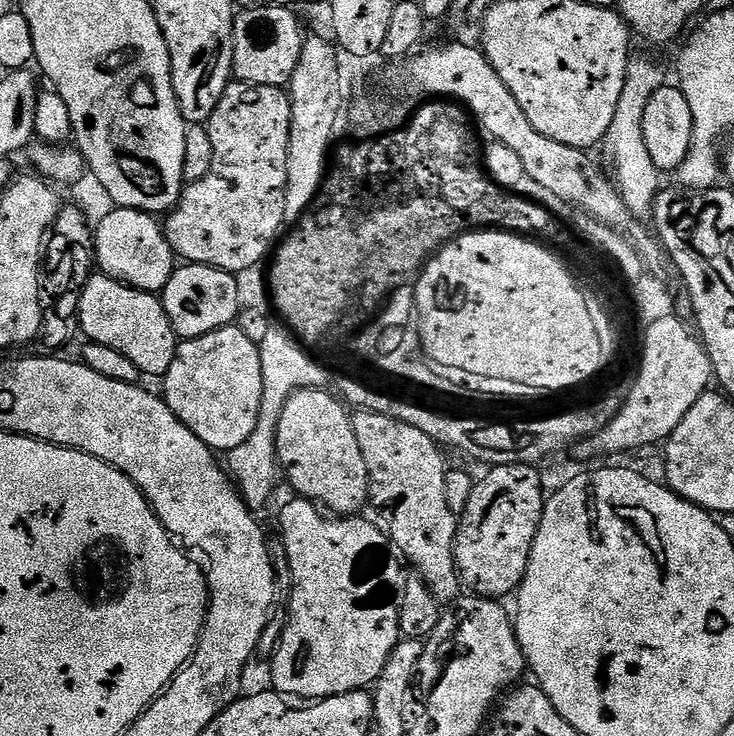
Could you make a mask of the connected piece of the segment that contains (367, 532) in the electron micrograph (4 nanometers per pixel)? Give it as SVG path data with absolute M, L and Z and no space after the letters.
M292 498L292 501L280 512L281 537L279 536L279 539L282 541L289 558L292 597L288 600L288 621L284 624L284 633L280 636L280 645L277 646L276 653L272 656L271 687L285 698L297 696L300 699L297 701L300 702L319 702L331 696L345 696L348 692L371 689L385 670L392 651L402 640L399 604L406 581L406 573L404 574L405 565L402 563L402 557L396 545L392 543L387 531L383 527L375 528L368 520L360 519L337 518L335 515L325 514L311 500L303 498Z

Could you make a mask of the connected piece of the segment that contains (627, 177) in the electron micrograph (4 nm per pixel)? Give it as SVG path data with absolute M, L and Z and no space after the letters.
M640 56L629 59L626 86L622 88L622 98L618 98L618 110L614 110L614 122L610 122L610 130L604 135L603 147L608 147L612 155L612 164L616 167L615 181L618 191L624 197L626 206L633 215L643 222L653 219L656 197L662 191L660 179L662 173L654 166L654 158L650 158L650 150L646 150L646 138L642 134L642 118L646 118L646 102L654 94L654 90L665 87L664 72L652 60Z

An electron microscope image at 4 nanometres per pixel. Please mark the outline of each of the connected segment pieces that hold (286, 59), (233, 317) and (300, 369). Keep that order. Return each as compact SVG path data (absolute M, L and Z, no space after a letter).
M245 8L237 15L232 45L234 58L232 59L232 75L239 83L257 84L258 86L274 86L284 88L291 82L295 67L298 66L299 55L302 54L305 33L300 33L300 24L296 16L288 8Z
M185 263L173 271L170 282L166 282L164 287L162 299L172 328L181 341L193 340L237 323L239 306L238 285L235 280L233 273L205 264Z
M270 327L266 331L266 338L258 346L262 362L262 402L254 434L250 434L250 438L246 438L242 446L234 446L234 450L226 453L227 471L252 510L267 506L268 499L276 492L276 479L281 479L282 476L280 461L276 457L276 431L282 410L286 410L286 402L292 395L301 388L312 386L316 379L313 373L320 372L317 357L308 353L311 351L302 346L301 341L287 327L279 327Z

